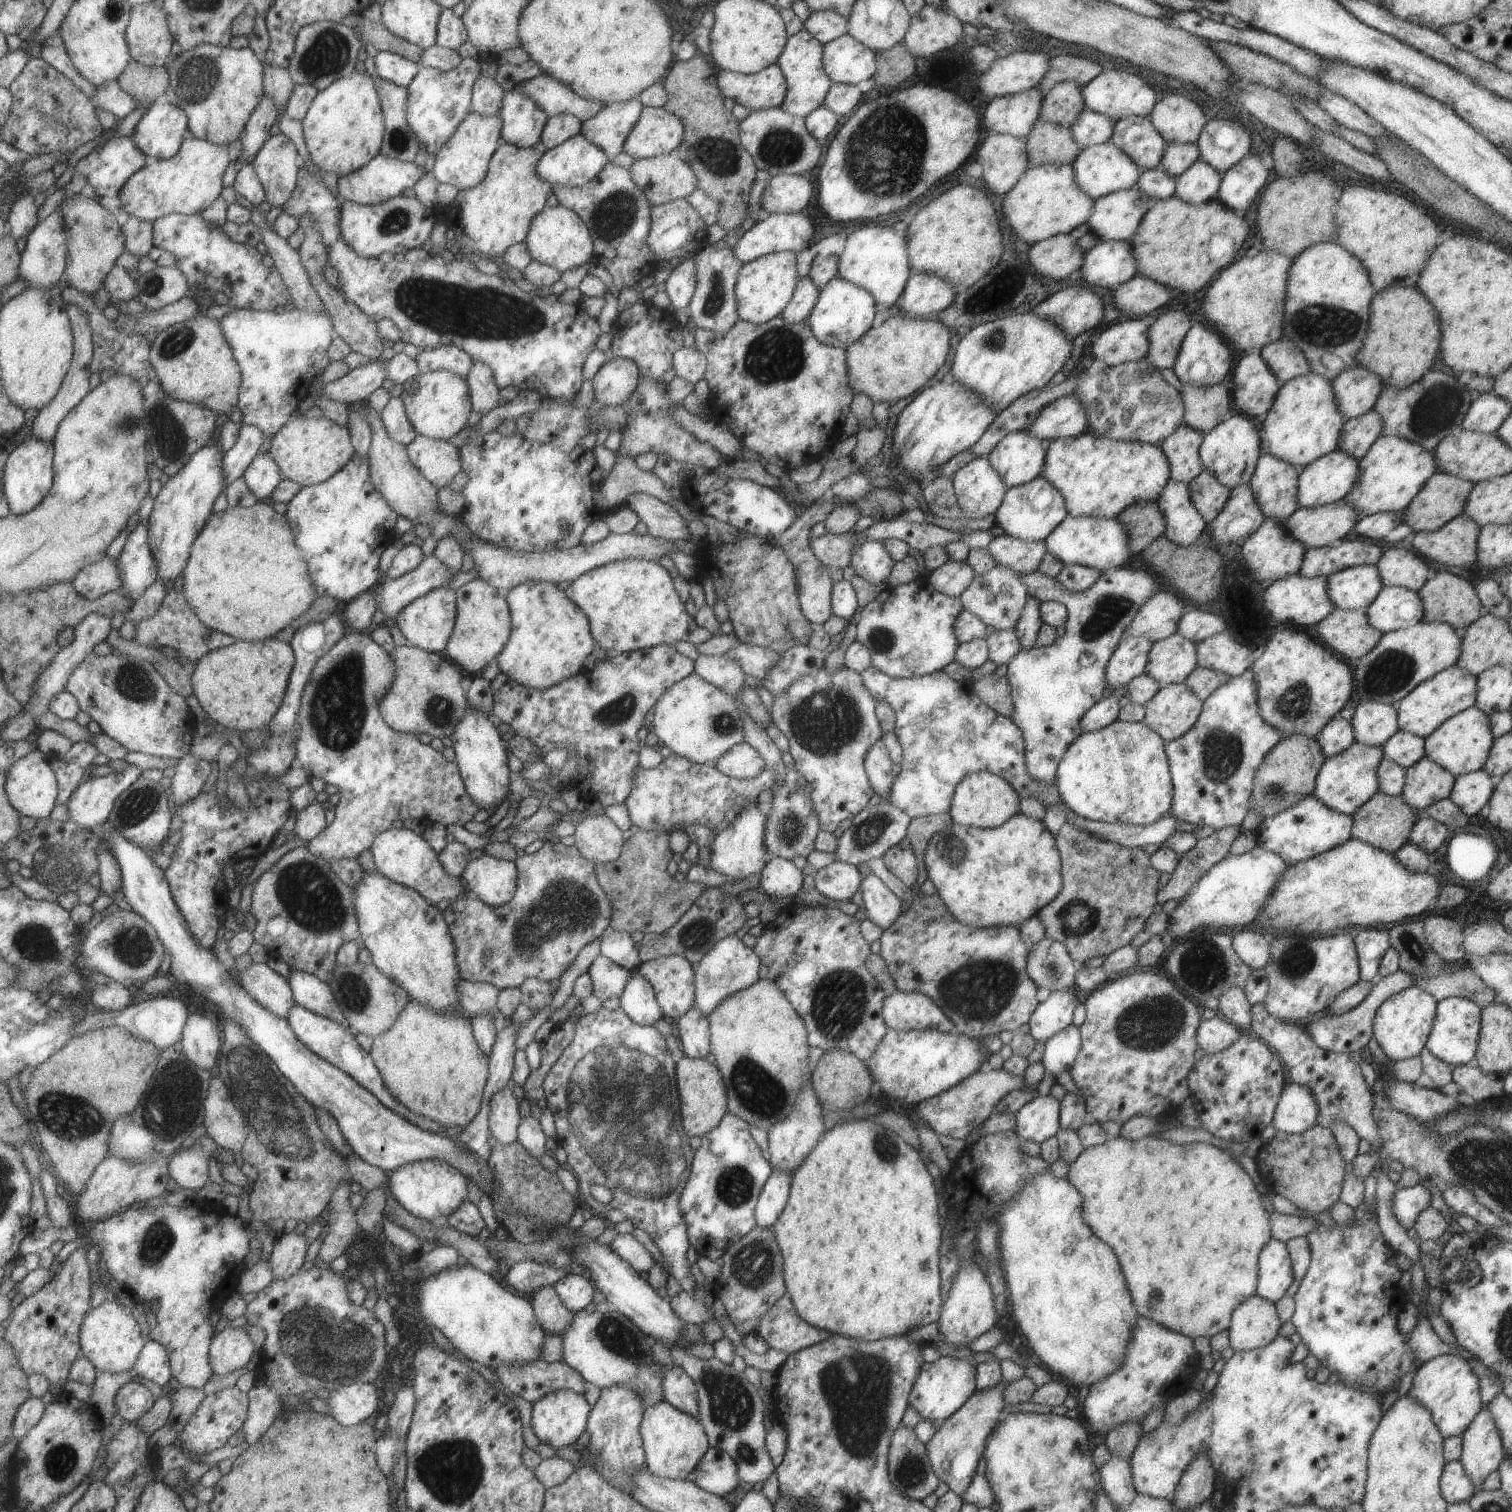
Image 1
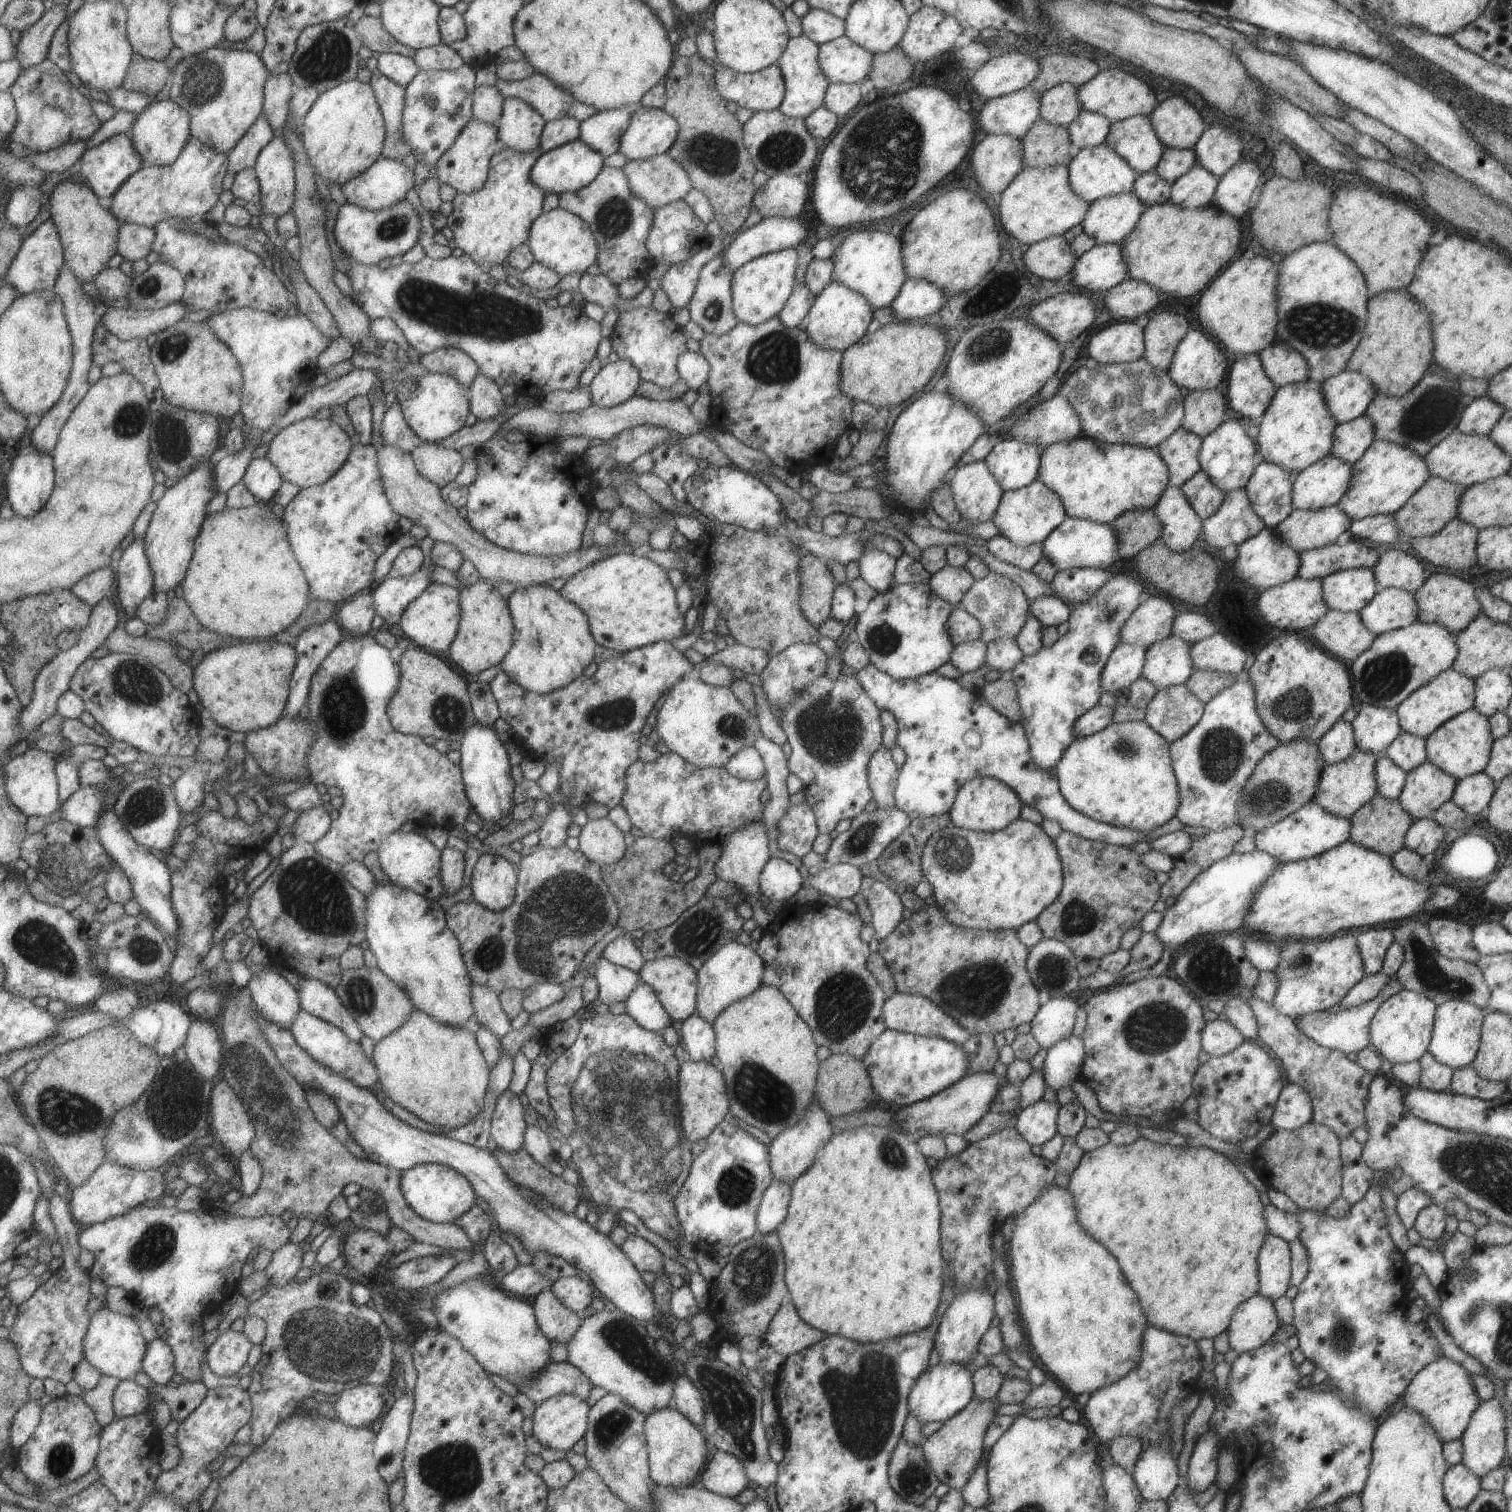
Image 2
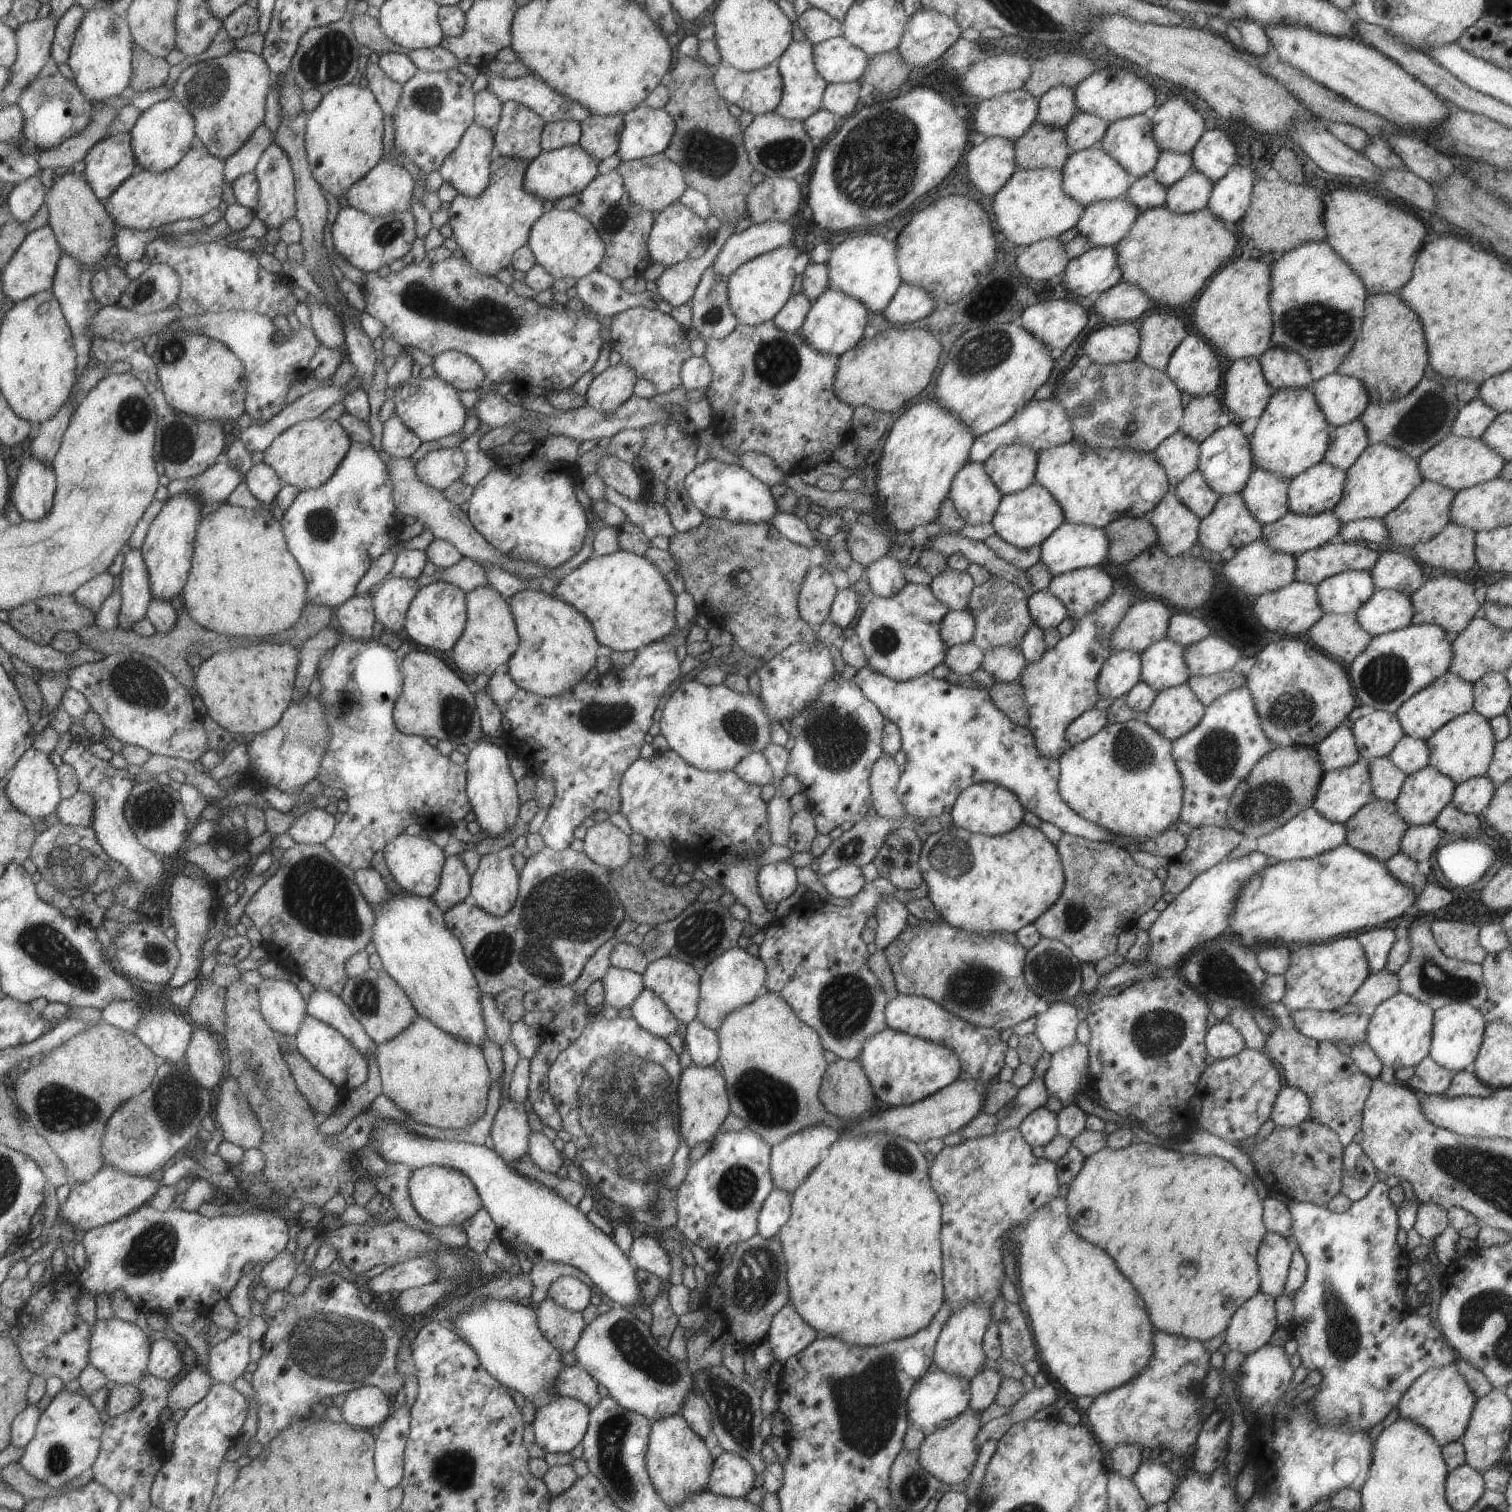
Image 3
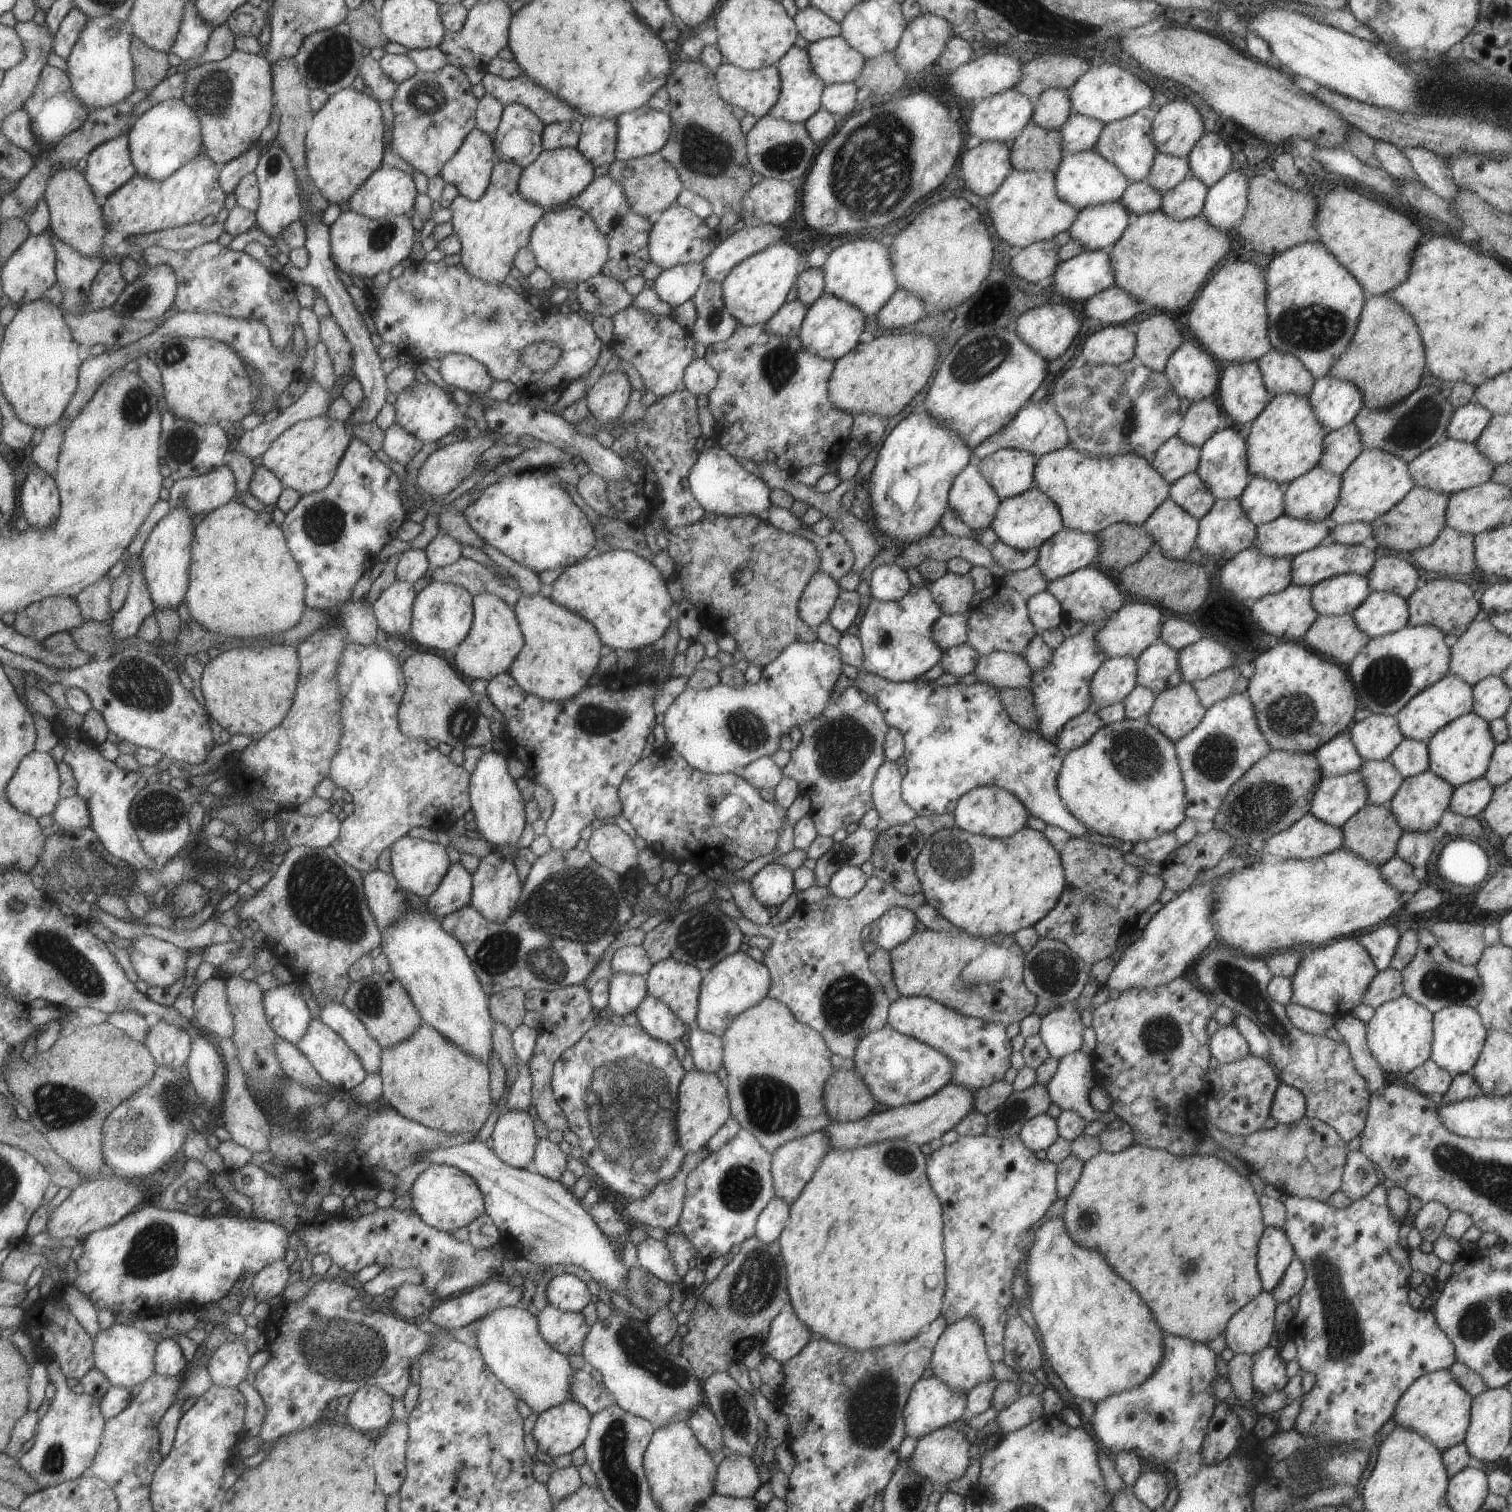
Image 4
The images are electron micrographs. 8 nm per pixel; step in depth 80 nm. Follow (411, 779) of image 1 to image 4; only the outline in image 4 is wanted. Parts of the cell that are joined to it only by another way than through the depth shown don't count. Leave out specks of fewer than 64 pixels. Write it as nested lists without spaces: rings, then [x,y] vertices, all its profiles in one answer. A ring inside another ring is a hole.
[[[345,638],[345,644],[343,644],[343,652],[339,656],[339,662],[335,666],[335,688],[339,688],[339,724],[341,724],[341,737],[339,740],[339,746],[337,746],[337,752],[335,756],[331,756],[331,762],[329,762],[329,774],[327,778],[333,782],[337,788],[341,788],[343,791],[347,791],[352,796],[352,810],[349,815],[343,818],[340,822],[339,834],[333,843],[330,845],[336,856],[343,860],[343,863],[355,868],[361,874],[372,872],[377,869],[377,856],[381,854],[385,848],[388,848],[395,840],[407,835],[407,831],[413,827],[424,827],[429,830],[445,830],[449,829],[455,821],[470,812],[470,802],[468,798],[469,791],[469,773],[467,773],[462,766],[456,766],[448,758],[443,756],[436,748],[430,748],[424,739],[406,738],[399,730],[397,724],[397,708],[399,708],[399,702],[405,689],[404,676],[397,662],[397,658],[386,650],[385,646],[379,646],[376,643],[370,646],[360,646],[351,642],[348,638]]]

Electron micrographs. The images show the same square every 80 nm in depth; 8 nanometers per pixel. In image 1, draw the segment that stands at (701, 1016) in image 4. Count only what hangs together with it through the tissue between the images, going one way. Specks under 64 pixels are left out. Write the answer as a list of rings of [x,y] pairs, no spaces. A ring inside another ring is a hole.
[[[729,935],[719,940],[693,966],[694,969],[694,1006],[703,1016],[707,1016],[720,1002],[728,996],[750,987],[759,980],[761,959],[752,948],[748,948],[741,939]]]

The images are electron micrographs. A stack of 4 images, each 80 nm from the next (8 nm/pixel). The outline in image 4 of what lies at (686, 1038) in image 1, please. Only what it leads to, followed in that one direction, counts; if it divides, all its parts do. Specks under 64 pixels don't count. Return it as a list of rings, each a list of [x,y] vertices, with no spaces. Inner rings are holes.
[[[695,1025],[689,1030],[685,1046],[693,1059],[694,1069],[715,1075],[722,1066],[722,1044],[719,1036],[703,1032]]]

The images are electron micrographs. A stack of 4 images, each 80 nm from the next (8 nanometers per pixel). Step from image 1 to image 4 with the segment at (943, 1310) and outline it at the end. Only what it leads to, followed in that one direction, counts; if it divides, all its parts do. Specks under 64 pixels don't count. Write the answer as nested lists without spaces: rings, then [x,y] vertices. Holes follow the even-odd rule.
[[[963,1316],[953,1324],[946,1324],[933,1348],[928,1368],[933,1372],[933,1376],[943,1380],[943,1384],[947,1384],[951,1390],[966,1394],[975,1384],[993,1377],[993,1366],[987,1356],[983,1332],[975,1318]]]

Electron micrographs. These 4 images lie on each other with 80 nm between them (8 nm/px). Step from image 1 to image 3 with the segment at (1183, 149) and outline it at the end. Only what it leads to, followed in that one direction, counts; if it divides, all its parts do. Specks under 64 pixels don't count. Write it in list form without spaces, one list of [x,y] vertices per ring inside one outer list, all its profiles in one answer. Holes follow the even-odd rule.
[[[1163,150],[1159,152],[1151,175],[1161,184],[1169,187],[1193,170],[1193,162],[1189,153],[1177,154]]]

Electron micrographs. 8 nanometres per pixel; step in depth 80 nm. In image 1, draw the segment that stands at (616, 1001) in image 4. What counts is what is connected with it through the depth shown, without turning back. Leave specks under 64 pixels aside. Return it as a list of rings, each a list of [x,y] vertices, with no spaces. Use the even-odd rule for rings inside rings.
[[[599,953],[589,966],[587,974],[592,980],[592,994],[599,1001],[618,996],[623,992],[628,978],[636,974]]]

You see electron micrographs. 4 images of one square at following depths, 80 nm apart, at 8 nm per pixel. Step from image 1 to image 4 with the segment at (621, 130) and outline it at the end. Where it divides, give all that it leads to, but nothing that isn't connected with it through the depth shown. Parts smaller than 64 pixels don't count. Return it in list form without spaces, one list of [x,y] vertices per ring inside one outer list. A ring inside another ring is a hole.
[[[587,116],[580,124],[580,136],[576,148],[595,169],[607,162],[615,161],[616,136],[615,119]]]

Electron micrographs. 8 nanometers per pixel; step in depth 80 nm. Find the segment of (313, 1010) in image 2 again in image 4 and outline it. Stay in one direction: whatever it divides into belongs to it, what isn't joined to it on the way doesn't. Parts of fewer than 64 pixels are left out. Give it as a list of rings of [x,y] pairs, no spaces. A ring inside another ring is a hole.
[[[327,1000],[323,1006],[317,1004],[317,1007],[319,1021],[331,1028],[351,1048],[351,1052],[355,1052],[355,1056],[361,1060],[361,1065],[365,1068],[366,1075],[379,1073],[381,1047],[369,1036],[363,1024],[342,1003]]]

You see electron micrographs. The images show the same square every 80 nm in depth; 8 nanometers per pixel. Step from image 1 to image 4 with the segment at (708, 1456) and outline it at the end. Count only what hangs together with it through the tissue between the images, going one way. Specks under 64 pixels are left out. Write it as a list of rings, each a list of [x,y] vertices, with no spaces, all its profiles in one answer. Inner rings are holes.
[[[726,1451],[716,1461],[714,1493],[733,1499],[752,1498],[760,1485],[757,1466],[747,1456]]]

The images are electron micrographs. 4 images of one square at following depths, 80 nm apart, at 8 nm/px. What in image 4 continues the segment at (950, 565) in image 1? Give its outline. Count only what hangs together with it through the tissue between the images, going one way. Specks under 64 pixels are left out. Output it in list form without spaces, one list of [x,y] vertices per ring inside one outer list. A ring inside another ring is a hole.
[[[945,572],[932,581],[928,590],[941,612],[947,615],[968,612],[971,598],[976,592],[968,573],[959,575],[951,572]]]

